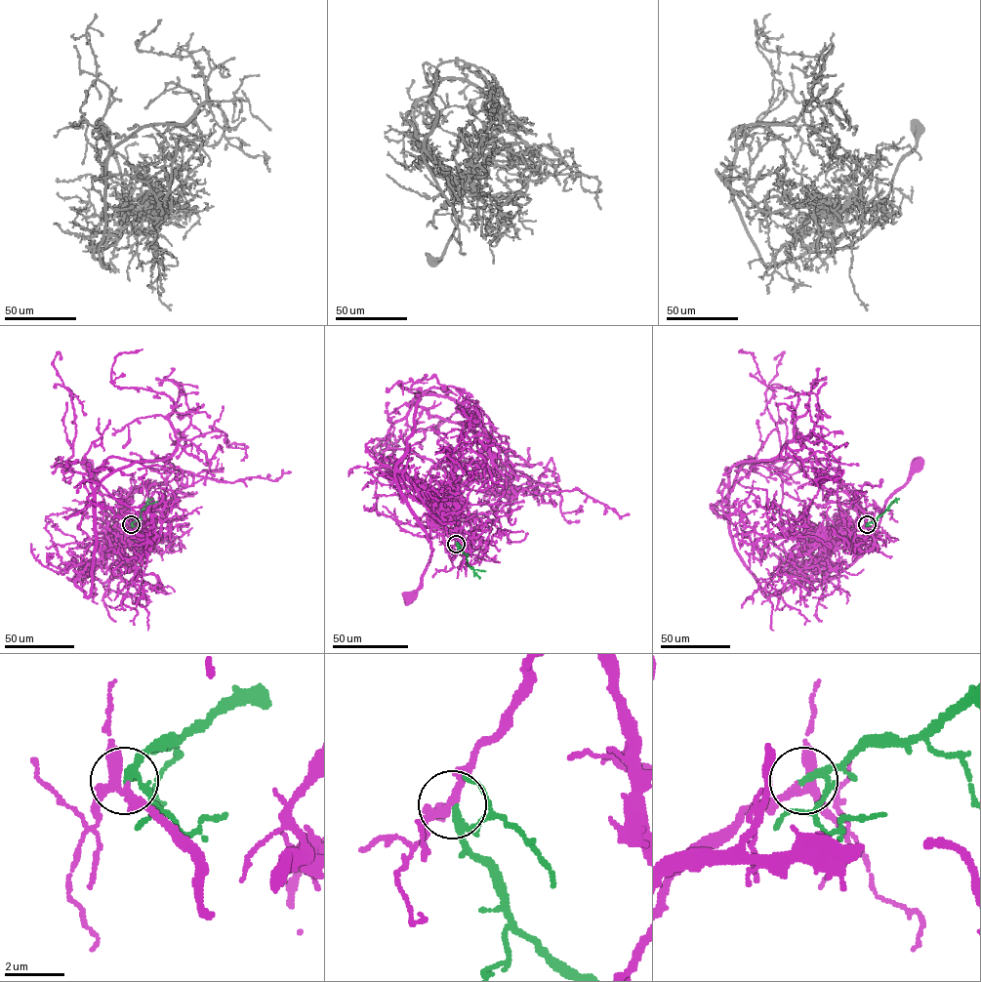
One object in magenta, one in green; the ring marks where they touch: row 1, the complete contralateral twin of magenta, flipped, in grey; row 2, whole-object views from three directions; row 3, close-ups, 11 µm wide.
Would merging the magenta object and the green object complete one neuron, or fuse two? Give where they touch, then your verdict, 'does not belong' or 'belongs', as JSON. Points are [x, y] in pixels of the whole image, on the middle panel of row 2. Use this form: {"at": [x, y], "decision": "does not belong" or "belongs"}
{"at": [456, 544], "decision": "belongs"}

